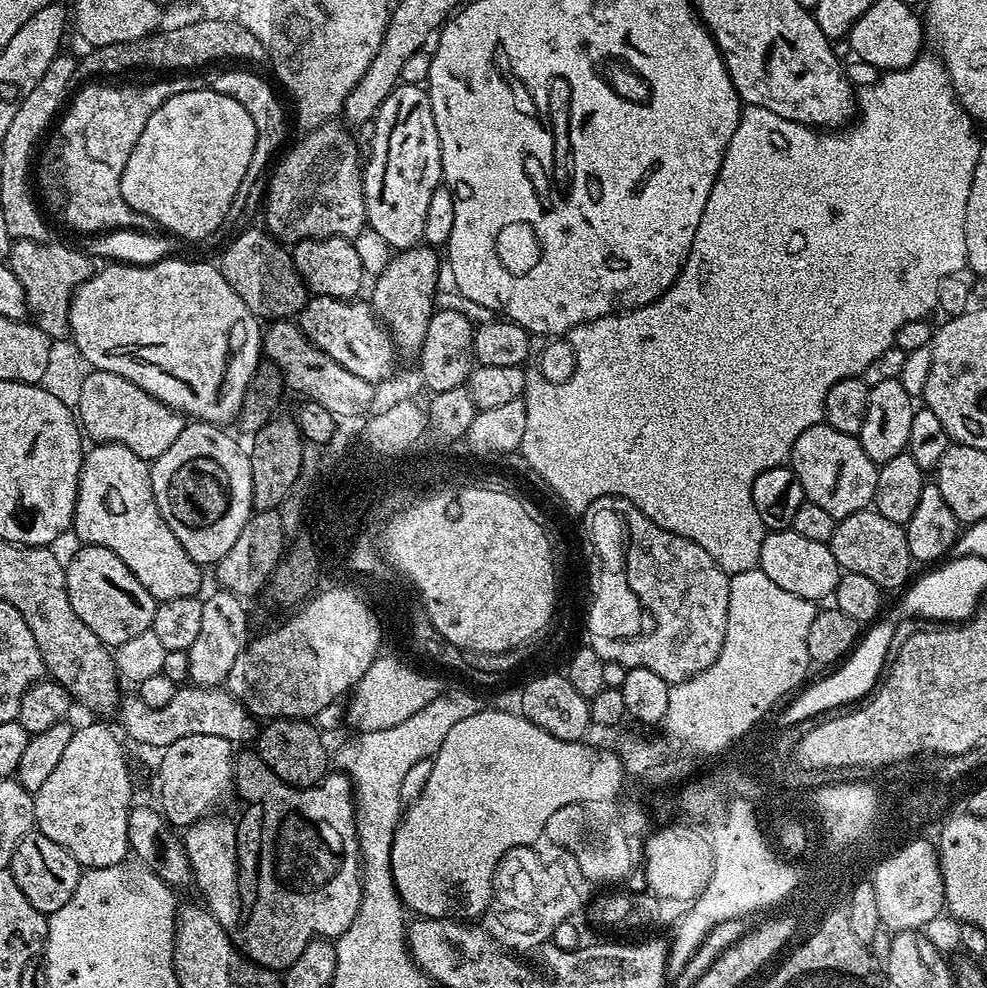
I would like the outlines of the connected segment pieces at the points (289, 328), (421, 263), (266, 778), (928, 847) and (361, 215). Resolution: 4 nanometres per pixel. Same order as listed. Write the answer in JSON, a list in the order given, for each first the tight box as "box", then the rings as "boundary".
[{"box":[262,320,377,418],"boundary":[[[292,320],[269,323],[262,336],[262,352],[269,361],[278,366],[278,370],[284,375],[285,385],[291,391],[293,388],[294,391],[301,392],[304,395],[302,397],[317,403],[335,418],[363,417],[373,411],[372,403],[376,400],[377,385],[344,369],[338,361],[312,344],[299,323]]]},{"box":[368,244,442,356],"boundary":[[[419,244],[415,248],[395,253],[383,271],[375,277],[372,296],[368,298],[376,317],[391,331],[397,347],[412,356],[422,349],[429,322],[436,310],[442,260],[435,252],[429,245]]]},{"box":[182,754,362,970],"boundary":[[[259,754],[252,756],[237,755],[234,760],[234,792],[241,796],[248,803],[248,809],[244,812],[244,817],[240,820],[240,828],[232,820],[227,820],[224,816],[209,814],[203,818],[197,818],[187,825],[188,828],[182,832],[184,849],[190,858],[192,867],[192,879],[195,887],[200,887],[204,891],[203,903],[209,912],[218,918],[218,922],[226,930],[226,934],[232,939],[233,944],[255,964],[261,964],[264,968],[273,970],[283,970],[289,968],[306,950],[306,946],[313,938],[335,938],[341,936],[354,922],[354,918],[360,909],[362,902],[362,861],[357,848],[356,839],[356,801],[354,799],[354,789],[351,780],[344,774],[325,775],[319,784],[313,784],[310,788],[293,788],[292,785],[282,782],[276,775],[264,765]]]},{"box":[870,838,945,933],"boundary":[[[912,838],[893,850],[875,865],[870,877],[876,881],[881,925],[893,933],[923,929],[941,911],[945,911],[944,879],[940,873],[940,858],[935,843]]]},{"box":[262,122,368,246],"boundary":[[[325,122],[318,128],[305,131],[304,137],[289,150],[288,153],[283,153],[284,161],[276,168],[276,173],[272,176],[272,185],[266,188],[266,203],[263,205],[264,221],[262,221],[263,227],[267,231],[271,232],[277,240],[283,242],[285,245],[294,246],[300,240],[315,240],[317,238],[323,238],[326,236],[347,236],[349,238],[355,238],[360,232],[366,228],[368,223],[368,215],[366,214],[366,198],[364,197],[364,174],[362,171],[362,152],[356,149],[356,140],[347,132],[347,127],[339,128],[338,125],[332,124],[333,122]]]}]

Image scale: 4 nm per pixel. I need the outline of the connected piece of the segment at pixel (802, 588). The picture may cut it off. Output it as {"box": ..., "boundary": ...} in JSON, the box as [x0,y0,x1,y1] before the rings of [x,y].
{"box":[758,530,842,602],"boundary":[[[772,530],[765,535],[758,568],[782,590],[813,602],[821,602],[827,596],[829,599],[842,575],[827,543],[804,538],[793,530]]]}

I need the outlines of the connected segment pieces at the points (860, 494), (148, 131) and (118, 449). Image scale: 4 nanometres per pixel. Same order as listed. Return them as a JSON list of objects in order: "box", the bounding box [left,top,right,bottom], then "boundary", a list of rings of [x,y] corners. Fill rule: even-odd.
[{"box":[790,422,877,518],"boundary":[[[826,422],[810,426],[810,430],[803,432],[798,438],[798,442],[794,442],[790,467],[792,473],[798,478],[798,482],[802,482],[802,490],[806,500],[810,503],[816,503],[826,510],[827,514],[835,518],[841,518],[854,514],[855,511],[867,509],[875,498],[877,464],[868,457],[866,450],[862,450],[857,437],[842,434],[842,430],[834,430]]]},{"box":[122,86,256,240],"boundary":[[[197,86],[194,90],[174,94],[154,114],[142,130],[130,158],[126,158],[126,170],[122,170],[122,198],[138,214],[146,214],[153,225],[165,228],[184,240],[204,240],[212,236],[224,224],[244,179],[250,176],[248,167],[256,145],[254,118],[246,114],[244,107],[227,91],[215,92],[212,88]]]},{"box":[72,444,201,602],"boundary":[[[96,444],[85,451],[72,528],[74,533],[76,532],[77,538],[80,539],[81,545],[102,546],[106,550],[118,554],[118,558],[122,558],[122,562],[126,562],[126,566],[132,571],[134,578],[138,578],[138,582],[142,582],[142,586],[146,586],[146,590],[150,590],[150,594],[158,602],[170,598],[195,596],[201,591],[199,589],[201,565],[195,564],[190,558],[190,554],[186,554],[186,550],[182,550],[182,542],[178,542],[178,538],[174,538],[170,526],[166,526],[156,505],[149,461],[138,458],[138,454],[134,454],[132,450],[126,450],[126,446]]]}]

